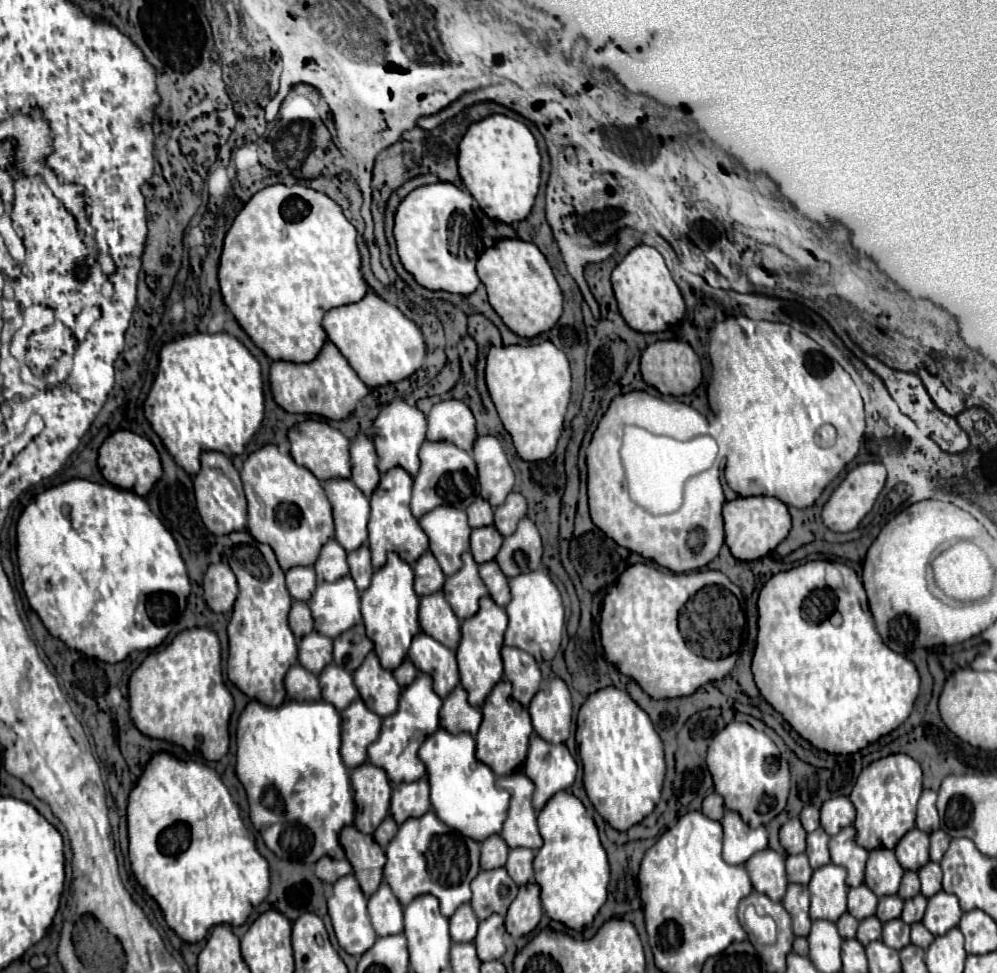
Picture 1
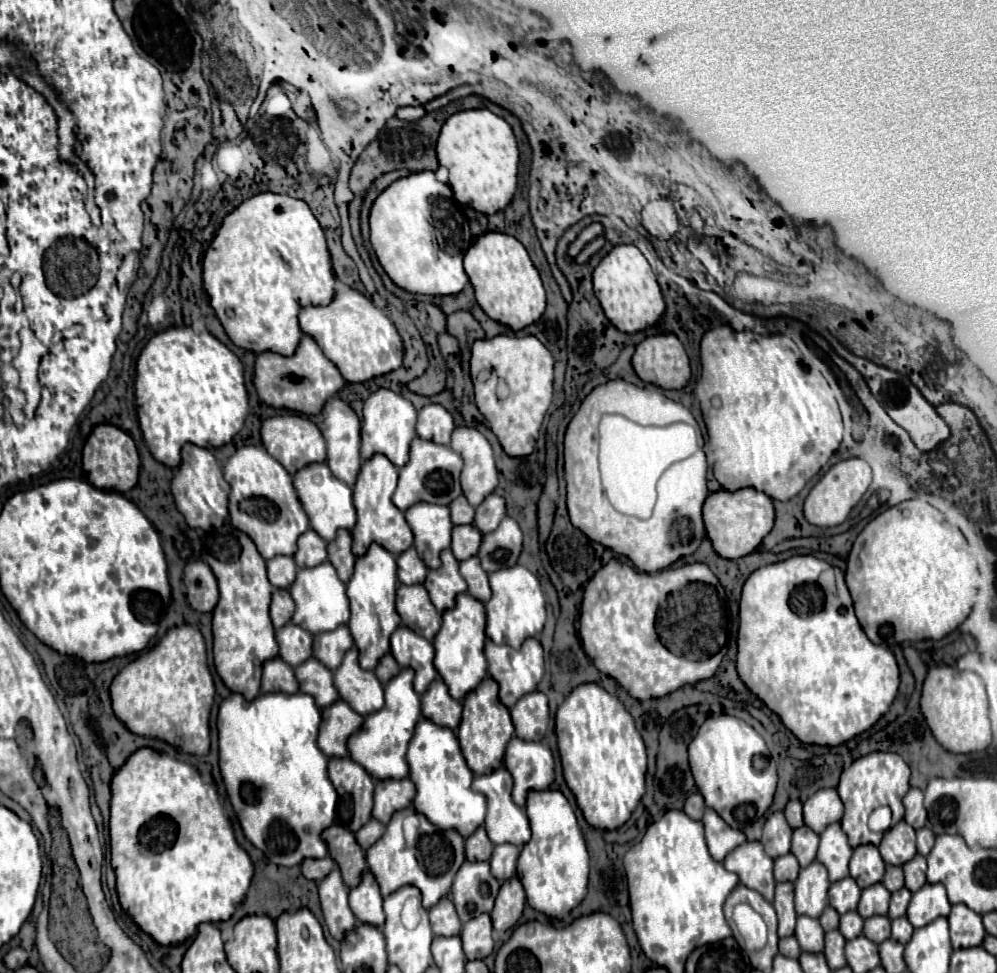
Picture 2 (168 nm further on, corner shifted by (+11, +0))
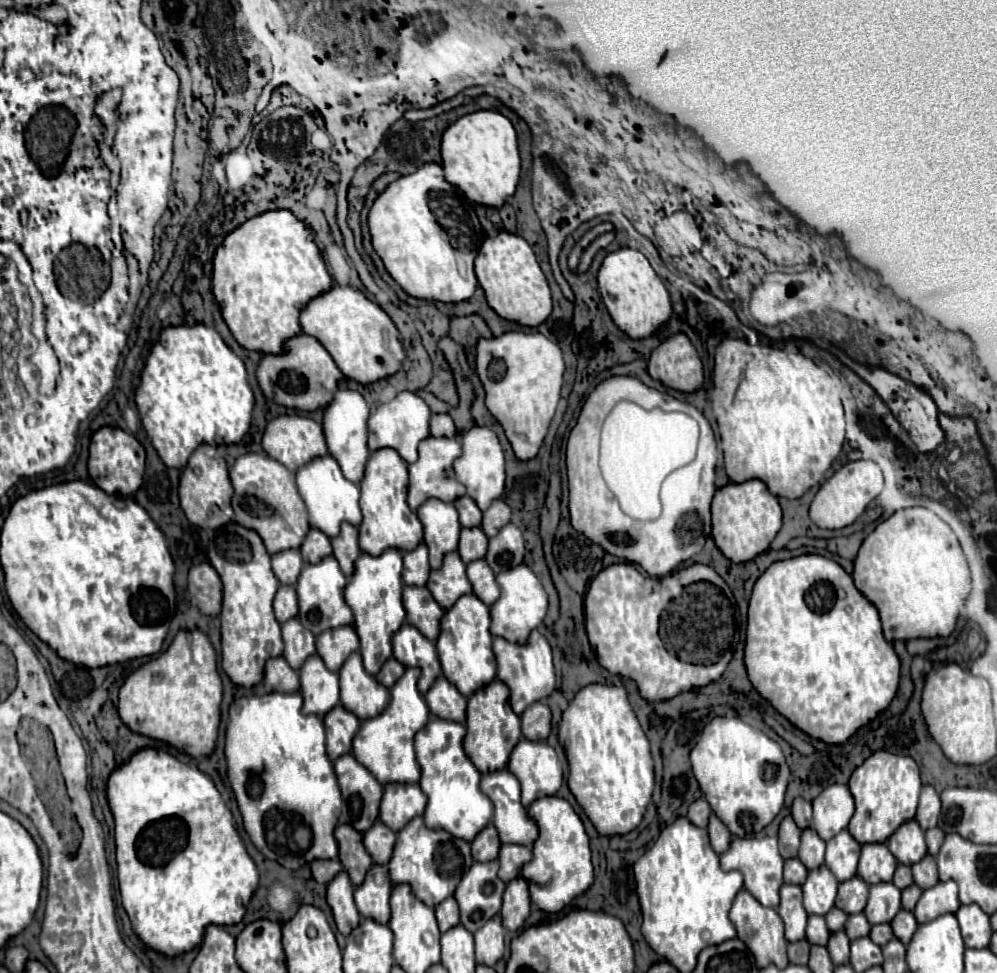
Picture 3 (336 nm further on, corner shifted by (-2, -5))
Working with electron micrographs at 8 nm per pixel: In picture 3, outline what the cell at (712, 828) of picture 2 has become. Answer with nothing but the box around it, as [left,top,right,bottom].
[708,814,730,854]

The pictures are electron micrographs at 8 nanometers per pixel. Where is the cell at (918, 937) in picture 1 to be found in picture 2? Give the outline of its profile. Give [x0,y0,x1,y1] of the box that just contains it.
[891,917,915,945]

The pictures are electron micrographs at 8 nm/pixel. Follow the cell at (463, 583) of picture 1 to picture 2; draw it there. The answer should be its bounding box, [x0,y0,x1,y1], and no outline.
[425,549,467,613]

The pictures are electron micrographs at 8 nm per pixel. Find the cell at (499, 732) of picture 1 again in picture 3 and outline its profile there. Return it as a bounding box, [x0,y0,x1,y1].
[464,680,522,774]

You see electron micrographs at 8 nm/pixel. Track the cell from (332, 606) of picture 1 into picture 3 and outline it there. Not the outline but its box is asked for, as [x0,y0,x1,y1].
[296,556,354,634]

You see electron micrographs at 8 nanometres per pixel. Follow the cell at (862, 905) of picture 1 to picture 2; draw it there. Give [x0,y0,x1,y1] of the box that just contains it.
[829,877,861,915]

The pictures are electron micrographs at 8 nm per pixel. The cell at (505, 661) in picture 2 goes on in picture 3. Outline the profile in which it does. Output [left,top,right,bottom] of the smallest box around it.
[492,630,556,714]

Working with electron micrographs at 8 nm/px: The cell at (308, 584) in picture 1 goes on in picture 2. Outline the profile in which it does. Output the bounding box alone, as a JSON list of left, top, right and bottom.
[267,557,297,589]

